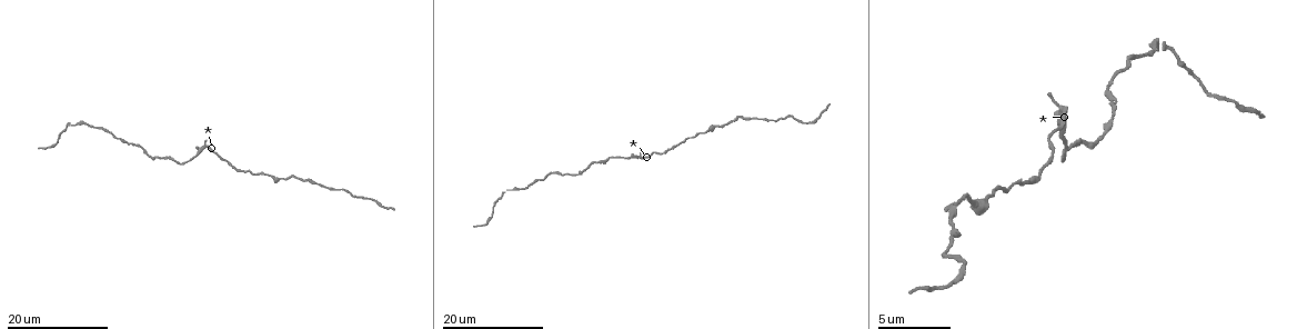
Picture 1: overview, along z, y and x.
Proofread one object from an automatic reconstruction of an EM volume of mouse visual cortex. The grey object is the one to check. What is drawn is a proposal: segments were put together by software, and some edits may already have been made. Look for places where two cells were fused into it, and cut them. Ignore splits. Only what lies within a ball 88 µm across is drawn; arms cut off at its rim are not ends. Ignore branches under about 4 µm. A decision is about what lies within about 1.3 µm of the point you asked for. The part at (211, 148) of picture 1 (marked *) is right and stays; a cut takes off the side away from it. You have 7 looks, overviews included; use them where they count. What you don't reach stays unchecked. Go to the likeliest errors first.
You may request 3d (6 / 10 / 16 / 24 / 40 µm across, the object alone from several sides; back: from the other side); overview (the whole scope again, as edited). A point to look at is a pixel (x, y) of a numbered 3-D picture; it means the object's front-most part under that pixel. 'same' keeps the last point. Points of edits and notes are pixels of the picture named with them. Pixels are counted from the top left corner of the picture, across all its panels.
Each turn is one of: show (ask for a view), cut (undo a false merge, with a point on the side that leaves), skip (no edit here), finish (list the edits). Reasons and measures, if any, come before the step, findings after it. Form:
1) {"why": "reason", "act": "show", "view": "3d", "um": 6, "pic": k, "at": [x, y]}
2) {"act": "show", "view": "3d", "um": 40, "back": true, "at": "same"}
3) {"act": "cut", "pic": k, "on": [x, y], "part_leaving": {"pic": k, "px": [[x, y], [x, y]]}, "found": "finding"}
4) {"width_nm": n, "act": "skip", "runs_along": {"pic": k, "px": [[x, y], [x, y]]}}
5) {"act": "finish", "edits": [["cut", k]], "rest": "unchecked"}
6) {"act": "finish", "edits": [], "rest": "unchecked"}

{"why": "thick turns thin", "act": "show", "view": "3d", "um": 24, "pic": 1, "at": [640, 157]}

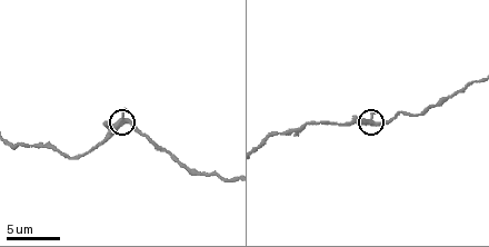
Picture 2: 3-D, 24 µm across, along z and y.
{"act": "show", "view": "3d", "um": 10, "pic": 2, "at": [121, 122]}

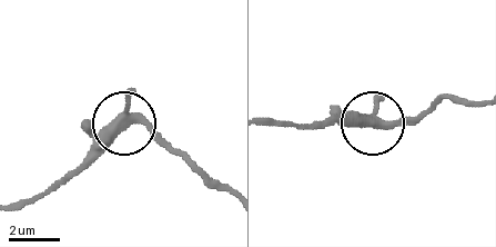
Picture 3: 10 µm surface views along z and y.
{"width_nm": 380, "act": "skip", "runs_along": {"pic": 3, "px": [[157, 131], [127, 127], [78, 174]]}, "found": "one cell here"}

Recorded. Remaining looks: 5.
{"why": "calibre changes", "act": "show", "view": "3d", "um": 16, "pic": 1, "at": [791, 116]}

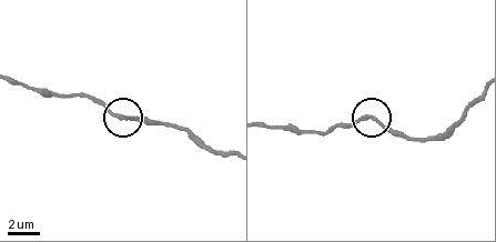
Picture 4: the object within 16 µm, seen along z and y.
{"why": "closer look", "act": "show", "view": "3d", "um": 6, "pic": 4, "at": [374, 118]}

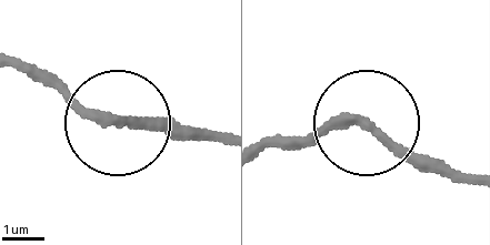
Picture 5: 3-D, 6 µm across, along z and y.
{"act": "skip", "runs_along": {"pic": 5, "px": [[21, 63], [84, 105], [198, 131]]}, "found": "all the same cell"}

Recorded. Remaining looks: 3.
{"why": "calibre changes", "act": "show", "view": "3d", "um": 24, "pic": 1, "at": [761, 119]}

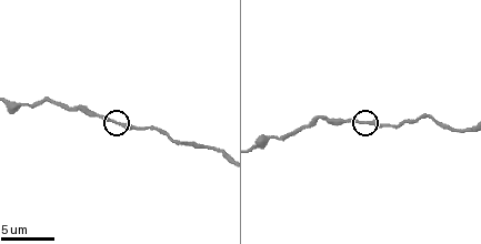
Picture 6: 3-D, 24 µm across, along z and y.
{"act": "show", "view": "3d", "um": 6, "pic": 6, "at": [367, 122]}

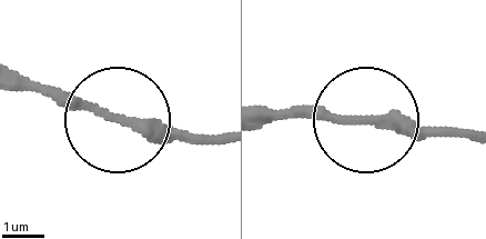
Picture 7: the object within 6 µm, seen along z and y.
{"act": "skip", "runs_along": {"pic": 7, "px": [[267, 115], [469, 136]]}, "found": "continuous, no second cell"}

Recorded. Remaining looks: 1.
{"act": "finish", "edits": [], "rest": "unchecked"}

